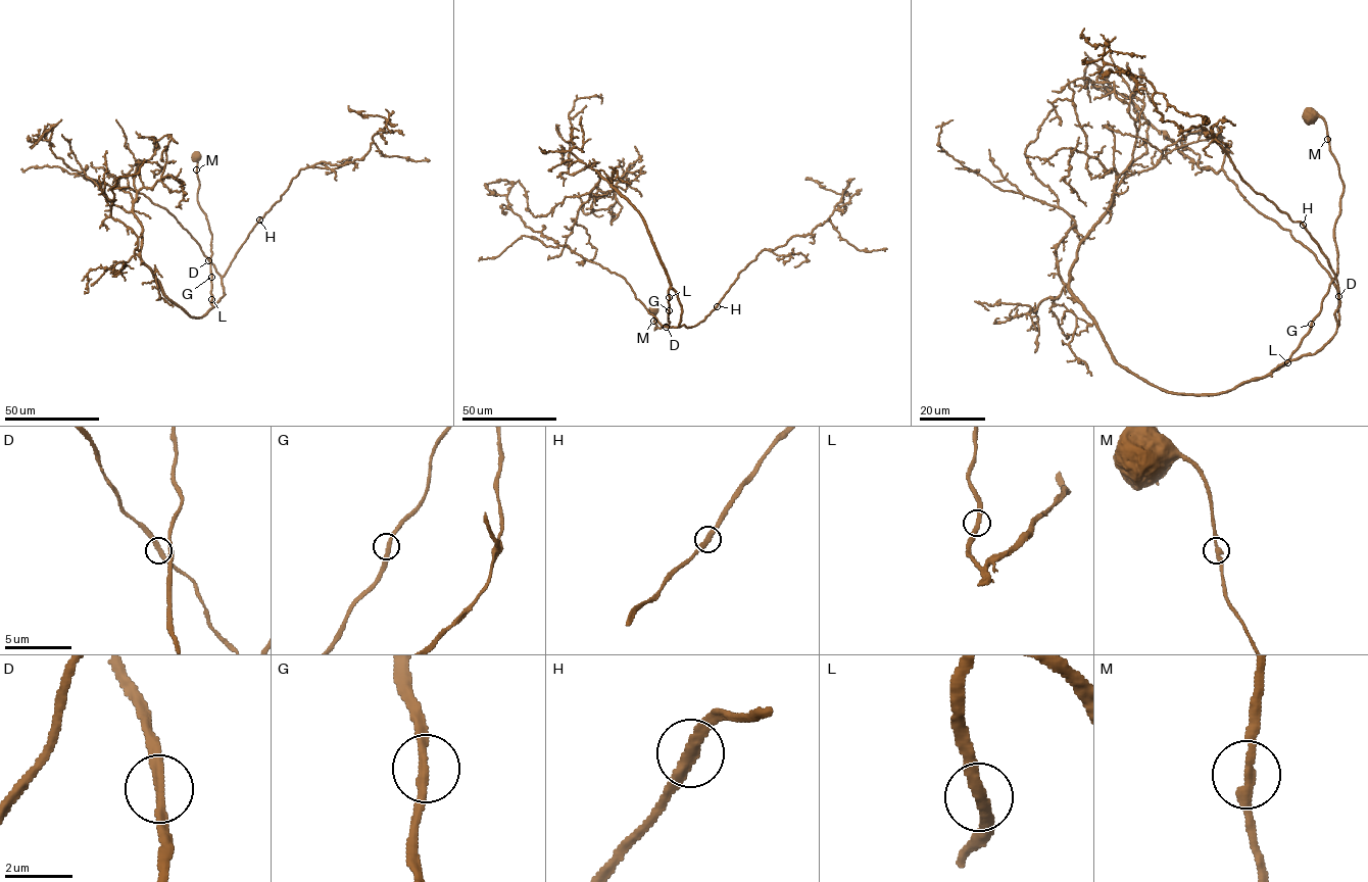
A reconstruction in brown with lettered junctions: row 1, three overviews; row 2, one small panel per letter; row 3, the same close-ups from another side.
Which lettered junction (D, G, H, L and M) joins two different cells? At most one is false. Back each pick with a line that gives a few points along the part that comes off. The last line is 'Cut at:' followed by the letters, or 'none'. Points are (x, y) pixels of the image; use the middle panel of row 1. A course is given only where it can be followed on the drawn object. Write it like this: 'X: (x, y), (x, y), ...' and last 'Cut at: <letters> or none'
Cut at: none

